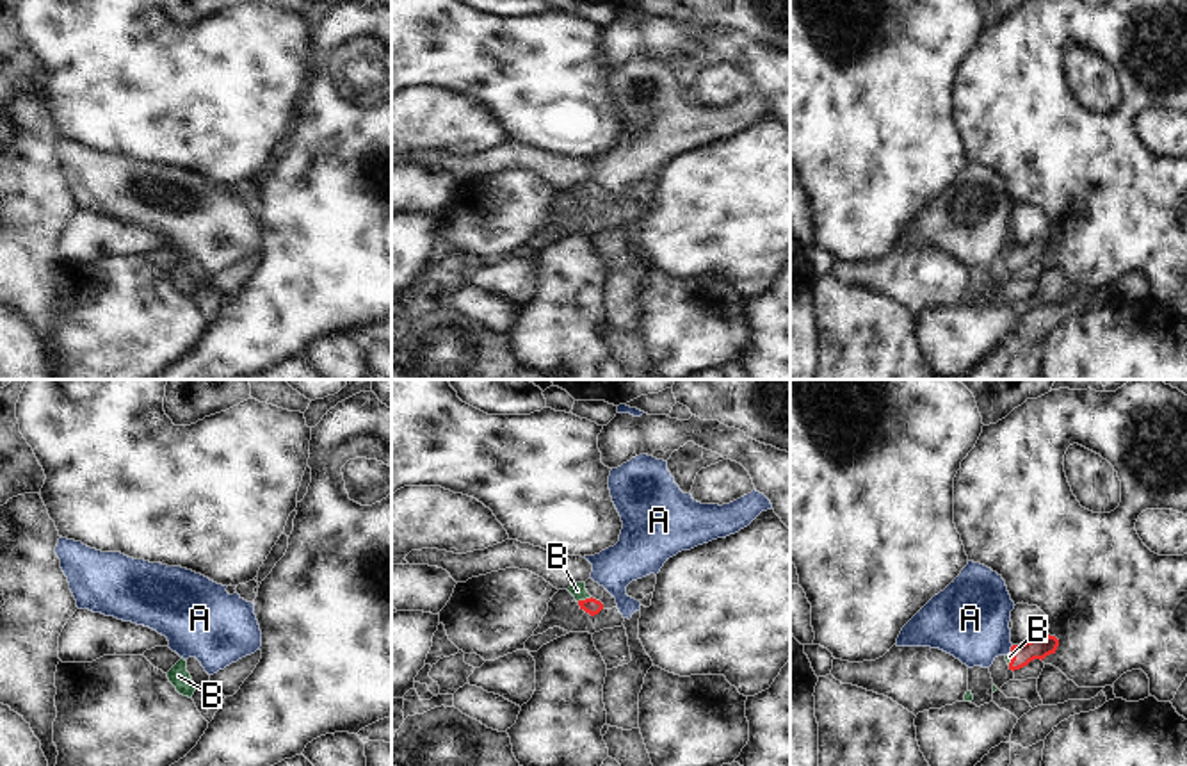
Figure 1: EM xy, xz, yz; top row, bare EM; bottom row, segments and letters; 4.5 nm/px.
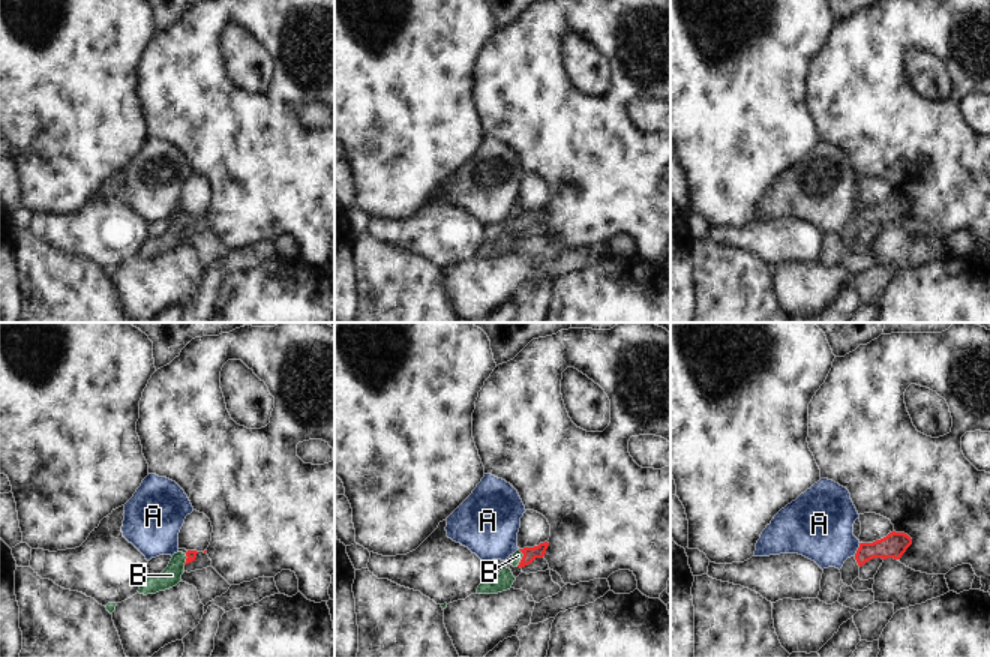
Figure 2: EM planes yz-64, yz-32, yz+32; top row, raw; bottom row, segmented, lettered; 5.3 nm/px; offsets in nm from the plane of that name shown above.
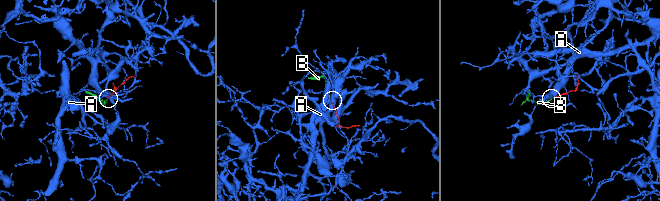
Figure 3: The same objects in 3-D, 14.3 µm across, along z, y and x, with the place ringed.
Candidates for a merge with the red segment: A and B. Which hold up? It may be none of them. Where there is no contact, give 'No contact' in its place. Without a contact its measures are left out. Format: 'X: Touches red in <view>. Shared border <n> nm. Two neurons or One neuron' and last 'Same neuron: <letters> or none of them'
A: Touches red in yz. Shared border 40 nm. Two neurons
B: Touches red in xz. Shared border 70 nm. One neuron
Same neuron: B

